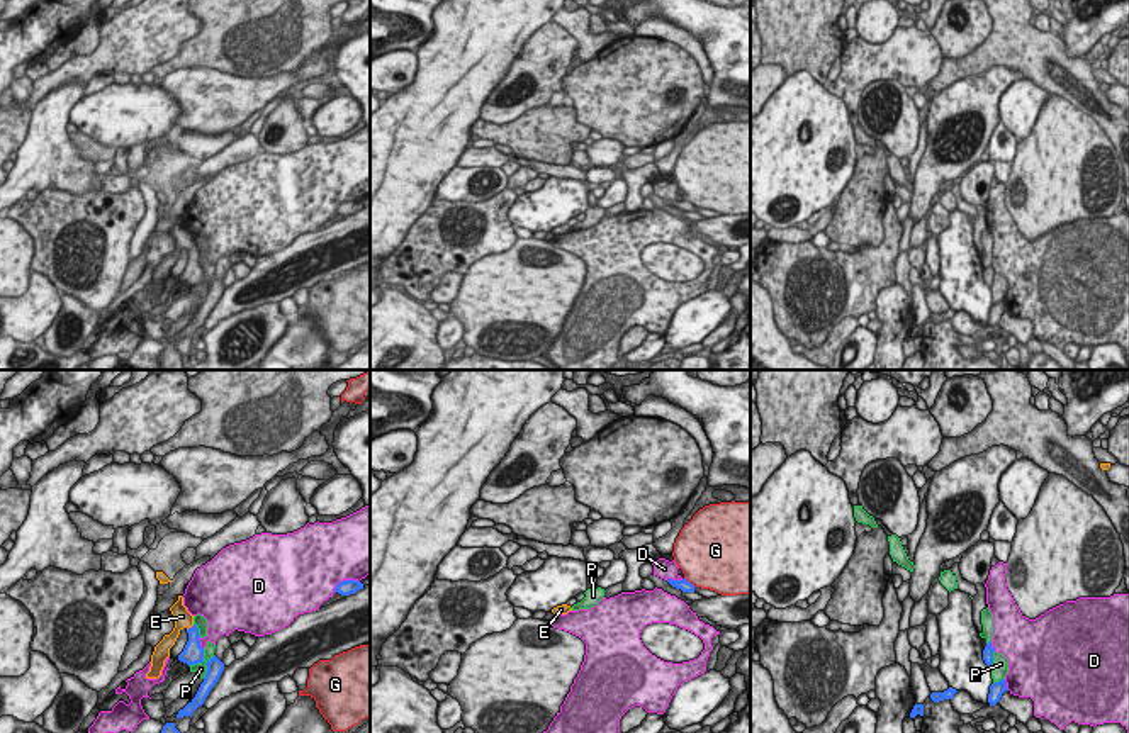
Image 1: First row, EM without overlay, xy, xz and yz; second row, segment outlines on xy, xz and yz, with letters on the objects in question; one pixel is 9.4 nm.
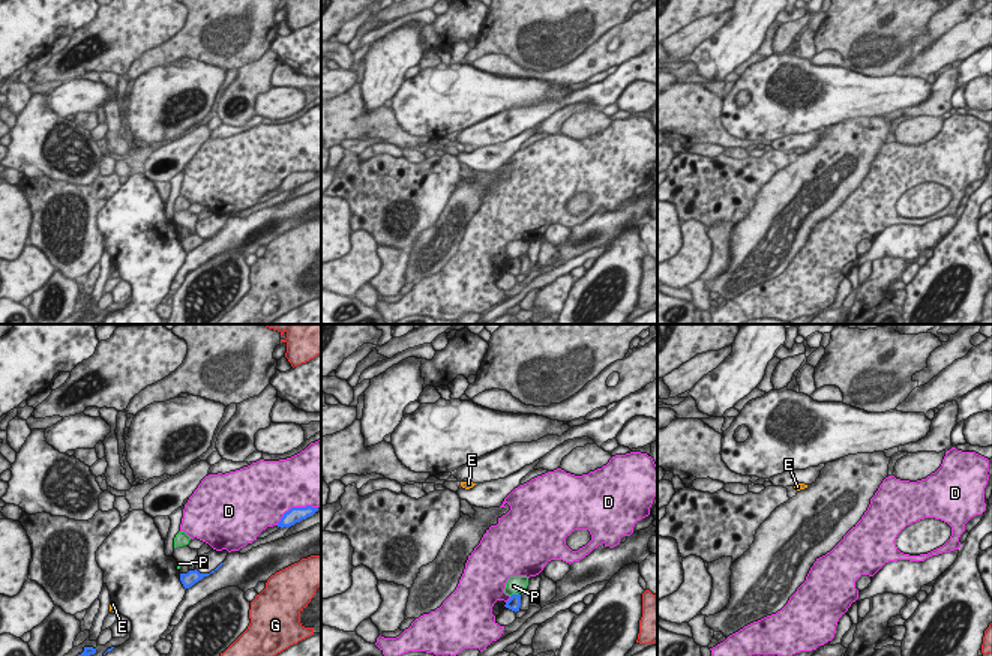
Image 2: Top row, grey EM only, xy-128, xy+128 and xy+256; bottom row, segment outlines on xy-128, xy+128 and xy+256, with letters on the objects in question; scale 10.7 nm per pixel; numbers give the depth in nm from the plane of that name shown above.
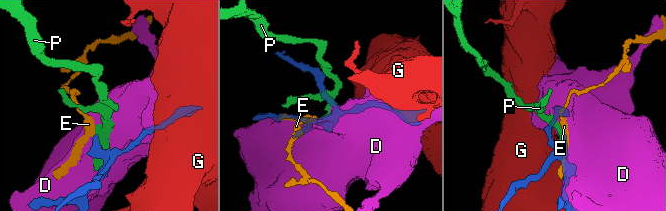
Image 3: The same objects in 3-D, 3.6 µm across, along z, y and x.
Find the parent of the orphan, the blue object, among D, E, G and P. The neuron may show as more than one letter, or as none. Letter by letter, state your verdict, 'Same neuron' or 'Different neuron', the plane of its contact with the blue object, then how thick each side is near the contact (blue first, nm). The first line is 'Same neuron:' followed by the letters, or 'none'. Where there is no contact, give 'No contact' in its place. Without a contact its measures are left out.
Same neuron: E
D: Different neuron. Touches blue in xz. Thickness 120 nm (blue) against 190 nm
E: Same neuron. Touches blue in xy. Thickness 190 nm (blue) against 160 nm
G: Different neuron. Touches blue in xz. Thickness 120 nm (blue) against 500 nm
P: Different neuron. Touches blue in xy. Thickness 200 nm (blue) against 120 nm

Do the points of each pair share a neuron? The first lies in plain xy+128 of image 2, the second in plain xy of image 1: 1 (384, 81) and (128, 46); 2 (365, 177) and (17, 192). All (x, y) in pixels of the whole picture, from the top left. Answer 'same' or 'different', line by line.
1: different
2: different

